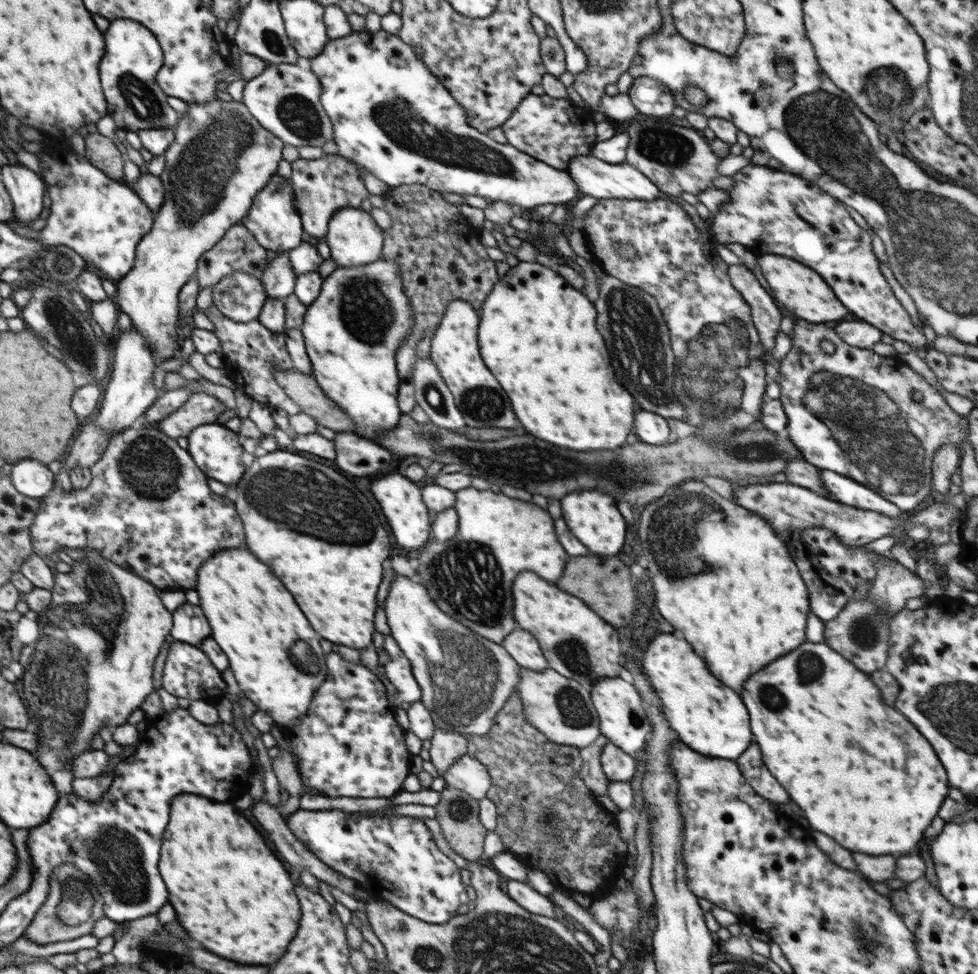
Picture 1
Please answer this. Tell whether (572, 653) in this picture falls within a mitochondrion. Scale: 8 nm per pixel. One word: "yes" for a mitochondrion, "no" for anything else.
yes

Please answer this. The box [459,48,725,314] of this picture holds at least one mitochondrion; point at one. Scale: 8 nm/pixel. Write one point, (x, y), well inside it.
(674, 149)

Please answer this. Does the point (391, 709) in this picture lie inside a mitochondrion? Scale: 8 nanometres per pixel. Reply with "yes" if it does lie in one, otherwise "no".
no

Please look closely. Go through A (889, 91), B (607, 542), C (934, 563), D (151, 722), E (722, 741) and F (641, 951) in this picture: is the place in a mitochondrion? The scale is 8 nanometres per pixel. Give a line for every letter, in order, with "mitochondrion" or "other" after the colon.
A: mitochondrion
B: other
C: other
D: other
E: other
F: other

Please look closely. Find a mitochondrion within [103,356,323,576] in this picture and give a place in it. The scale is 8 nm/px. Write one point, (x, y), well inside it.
(149, 468)

